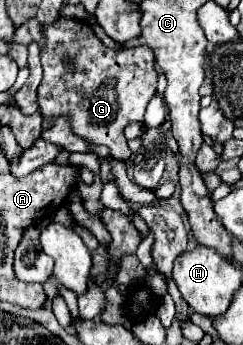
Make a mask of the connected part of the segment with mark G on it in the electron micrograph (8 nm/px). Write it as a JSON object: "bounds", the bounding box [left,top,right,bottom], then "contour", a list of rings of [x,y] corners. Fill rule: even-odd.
{"bounds":[39,17,157,161],"contour":[[[59,17],[45,27],[47,43],[41,49],[43,81],[39,85],[39,109],[45,117],[69,115],[73,131],[95,145],[107,145],[111,155],[127,161],[131,151],[123,135],[123,127],[131,121],[143,121],[145,107],[157,91],[157,71],[153,49],[137,47],[115,51],[105,47],[91,25],[79,19]],[[65,61],[73,61],[77,69],[69,73]]]}

